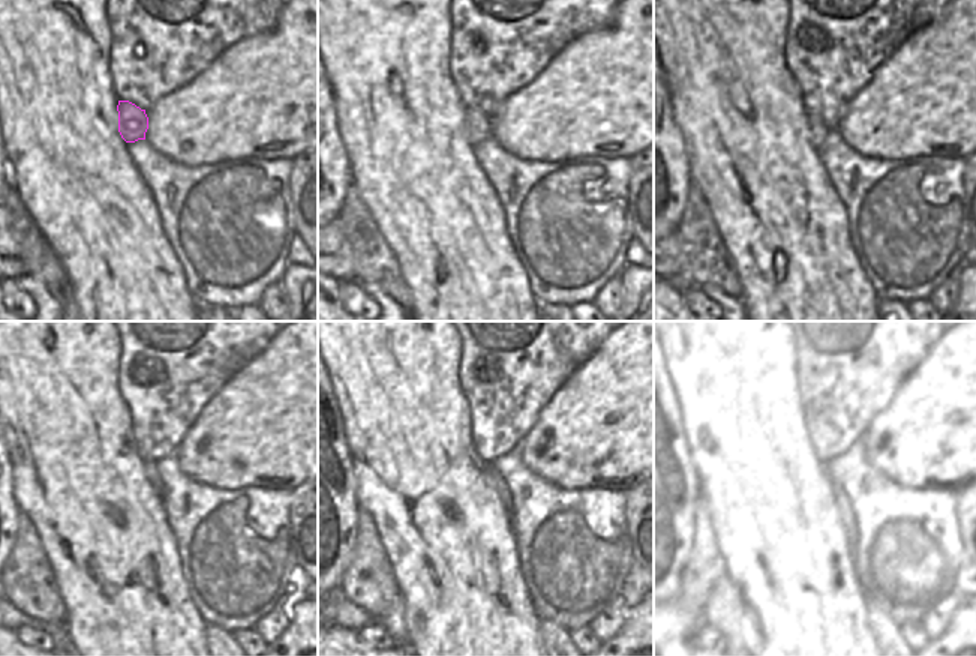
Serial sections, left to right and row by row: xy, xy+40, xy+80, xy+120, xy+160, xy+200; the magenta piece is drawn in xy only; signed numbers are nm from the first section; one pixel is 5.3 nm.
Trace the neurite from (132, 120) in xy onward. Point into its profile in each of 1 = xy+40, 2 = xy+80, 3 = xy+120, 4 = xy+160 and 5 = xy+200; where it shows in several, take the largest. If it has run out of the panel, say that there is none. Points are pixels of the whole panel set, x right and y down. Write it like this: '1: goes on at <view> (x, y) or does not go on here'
1: goes on at xy+40 (476, 125)
2: goes on at xy+80 (817, 129)
3: goes on at xy+120 (152, 473)
4: goes on at xy+160 (502, 490)
5: goes on at xy+200 (841, 500)

